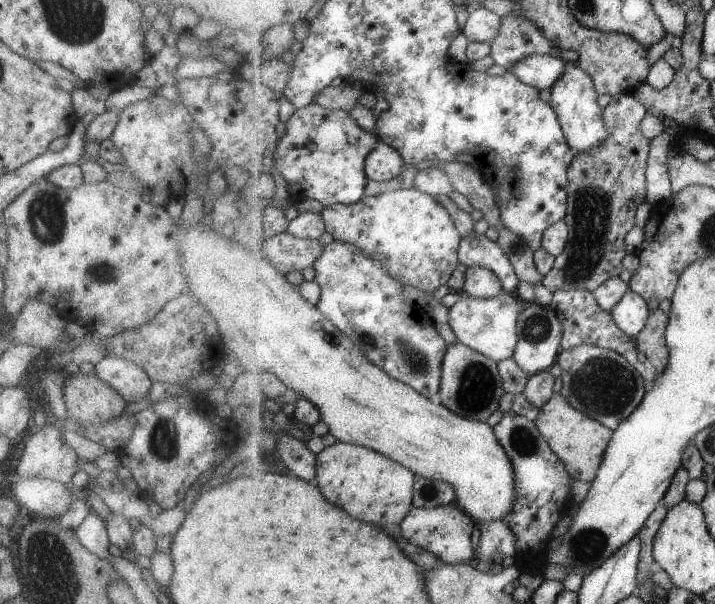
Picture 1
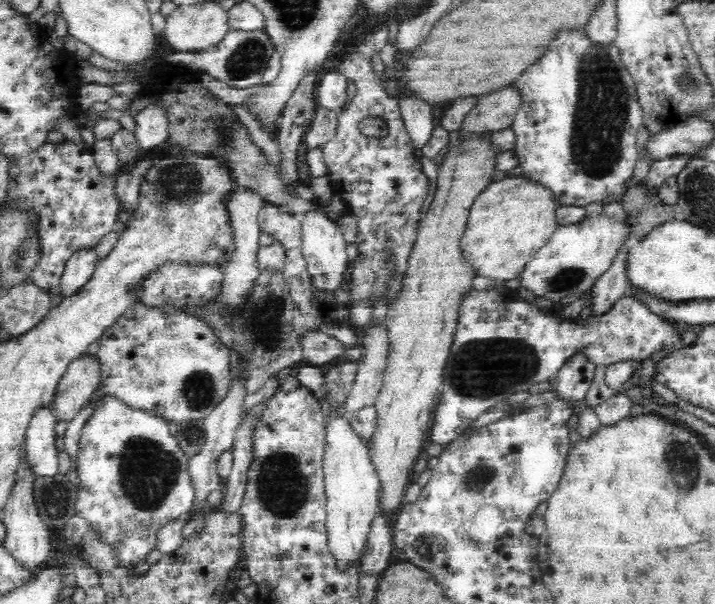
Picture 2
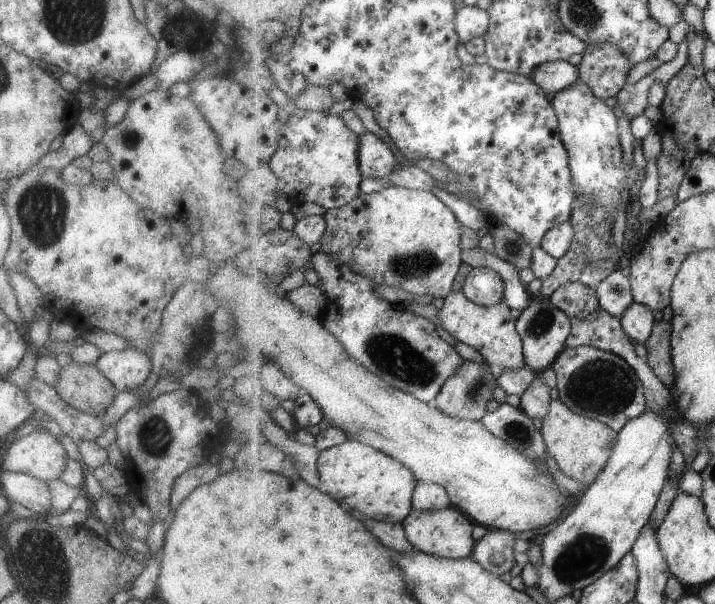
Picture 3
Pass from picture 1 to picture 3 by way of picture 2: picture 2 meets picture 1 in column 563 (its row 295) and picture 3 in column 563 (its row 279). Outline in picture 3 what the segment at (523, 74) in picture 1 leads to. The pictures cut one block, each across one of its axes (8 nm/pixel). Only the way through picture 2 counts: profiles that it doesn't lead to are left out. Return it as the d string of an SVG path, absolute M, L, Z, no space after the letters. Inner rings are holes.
M557 60L553 62L547 62L540 64L531 78L549 94L557 94L561 92L563 88L569 86L577 80L580 80L579 68L577 65L567 62L567 60Z

